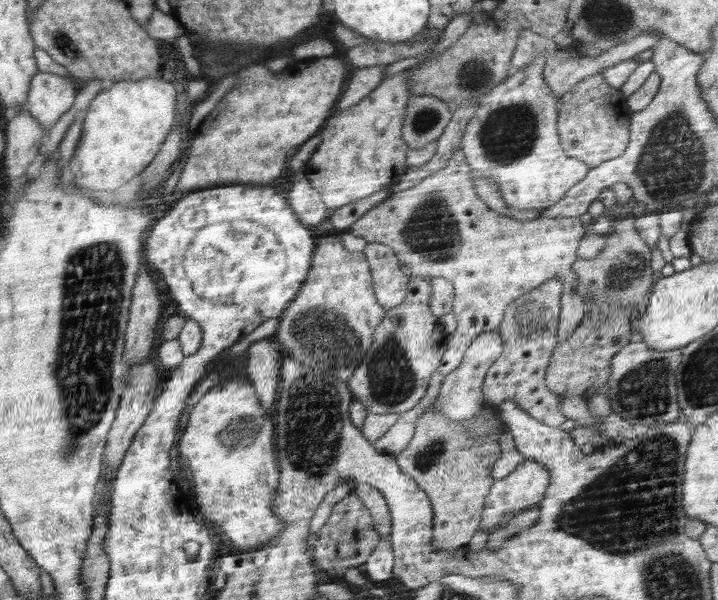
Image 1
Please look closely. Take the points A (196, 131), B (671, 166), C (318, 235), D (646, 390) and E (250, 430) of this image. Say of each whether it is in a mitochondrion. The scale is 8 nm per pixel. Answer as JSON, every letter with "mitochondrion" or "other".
{"A":"other","B":"mitochondrion","C":"other","D":"mitochondrion","E":"mitochondrion"}

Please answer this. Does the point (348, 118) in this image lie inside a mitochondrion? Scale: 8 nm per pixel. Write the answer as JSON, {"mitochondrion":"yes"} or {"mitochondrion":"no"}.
{"mitochondrion":"no"}

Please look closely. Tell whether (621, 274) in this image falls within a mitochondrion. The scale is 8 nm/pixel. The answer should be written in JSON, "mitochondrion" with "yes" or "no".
{"mitochondrion":"yes"}

